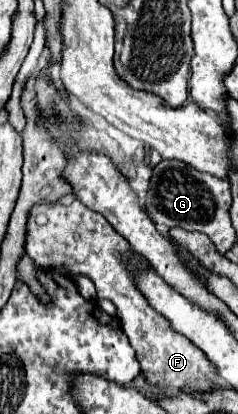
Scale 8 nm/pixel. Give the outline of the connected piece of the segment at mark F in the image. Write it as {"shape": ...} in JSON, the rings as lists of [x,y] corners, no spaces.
{"shape":[[[74,201],[72,205],[64,207],[64,205],[38,205],[32,209],[32,215],[28,219],[28,233],[26,233],[26,253],[30,255],[30,259],[44,267],[66,267],[70,277],[74,279],[78,273],[88,275],[98,291],[98,299],[110,299],[116,307],[118,307],[118,321],[122,321],[122,329],[130,339],[130,345],[136,351],[136,357],[140,361],[142,367],[142,375],[146,377],[146,381],[150,385],[158,385],[158,375],[160,379],[174,391],[184,391],[184,393],[208,393],[210,389],[218,387],[214,383],[214,379],[218,377],[218,371],[214,369],[214,365],[210,363],[210,359],[194,345],[190,343],[190,339],[186,339],[184,335],[176,333],[170,327],[170,321],[160,315],[156,309],[150,309],[150,303],[146,301],[146,297],[142,295],[142,291],[138,291],[138,285],[134,283],[136,279],[136,269],[146,269],[148,261],[136,253],[134,249],[130,249],[130,243],[118,235],[112,225],[100,215],[100,213],[92,213],[92,209],[86,209],[86,205],[82,205],[82,201]]]}

